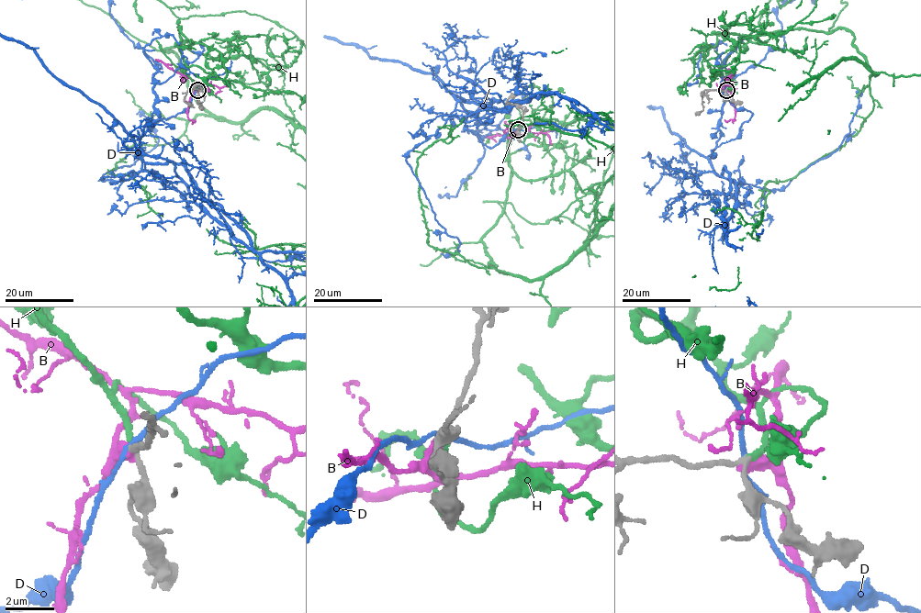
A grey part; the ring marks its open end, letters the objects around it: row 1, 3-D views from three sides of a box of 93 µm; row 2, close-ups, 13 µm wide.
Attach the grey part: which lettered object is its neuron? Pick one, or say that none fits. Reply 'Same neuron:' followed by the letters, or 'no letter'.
Same neuron: H

